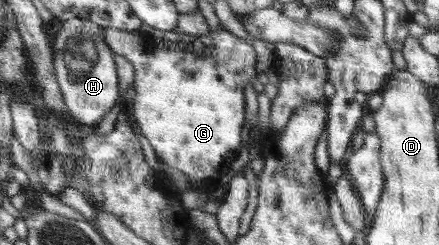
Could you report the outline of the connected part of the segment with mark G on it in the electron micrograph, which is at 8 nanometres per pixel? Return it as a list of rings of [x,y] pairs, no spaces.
[[[222,24],[215,28],[214,31],[210,31],[210,36],[212,36],[212,42],[214,47],[212,49],[205,48],[202,56],[199,57],[189,49],[186,52],[178,52],[178,50],[148,50],[146,48],[146,40],[142,36],[139,30],[136,31],[120,31],[117,28],[108,28],[105,27],[105,44],[115,52],[115,54],[120,54],[128,59],[134,67],[134,82],[133,86],[136,94],[134,95],[134,116],[137,123],[139,123],[140,130],[144,135],[144,138],[148,138],[148,142],[154,148],[156,156],[160,163],[166,163],[172,168],[177,168],[184,172],[186,177],[188,177],[189,183],[192,185],[194,183],[206,180],[208,178],[217,179],[226,177],[227,172],[230,168],[230,163],[235,160],[239,153],[239,136],[241,134],[242,126],[244,124],[244,114],[245,114],[245,105],[244,105],[244,88],[245,85],[254,81],[255,78],[258,78],[258,72],[256,71],[256,52],[250,44],[244,42],[243,39],[236,38],[233,36],[227,28],[224,28]]]

